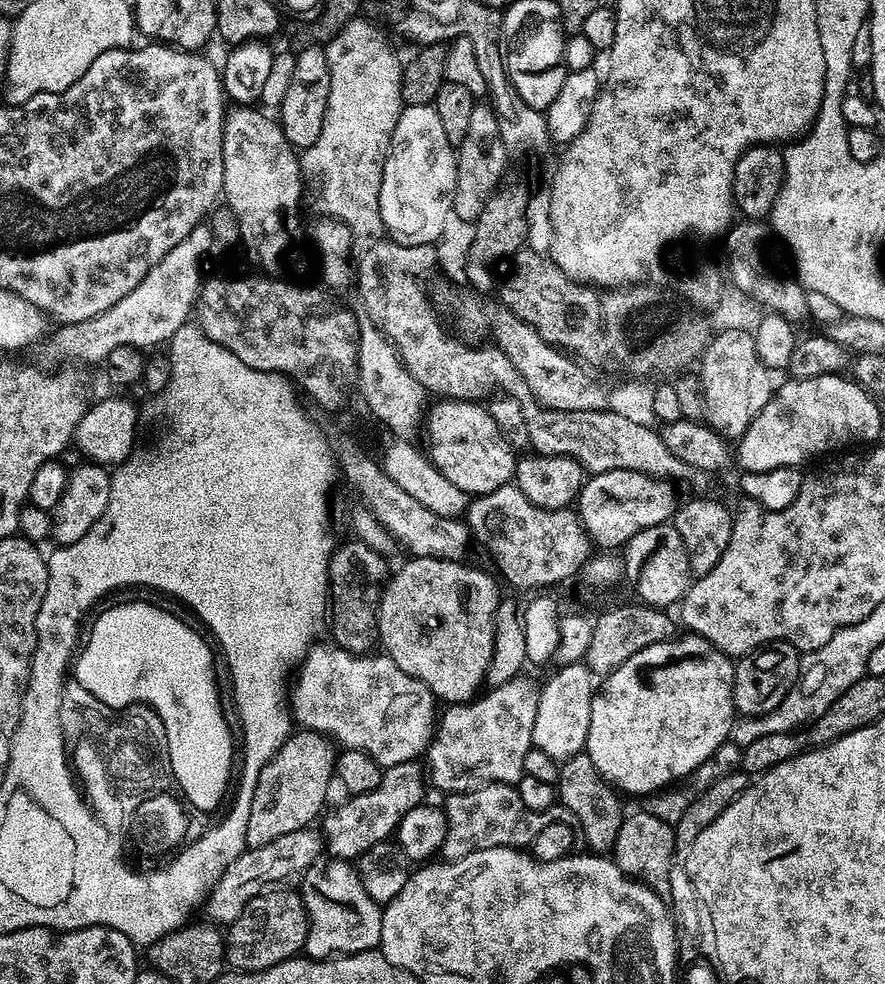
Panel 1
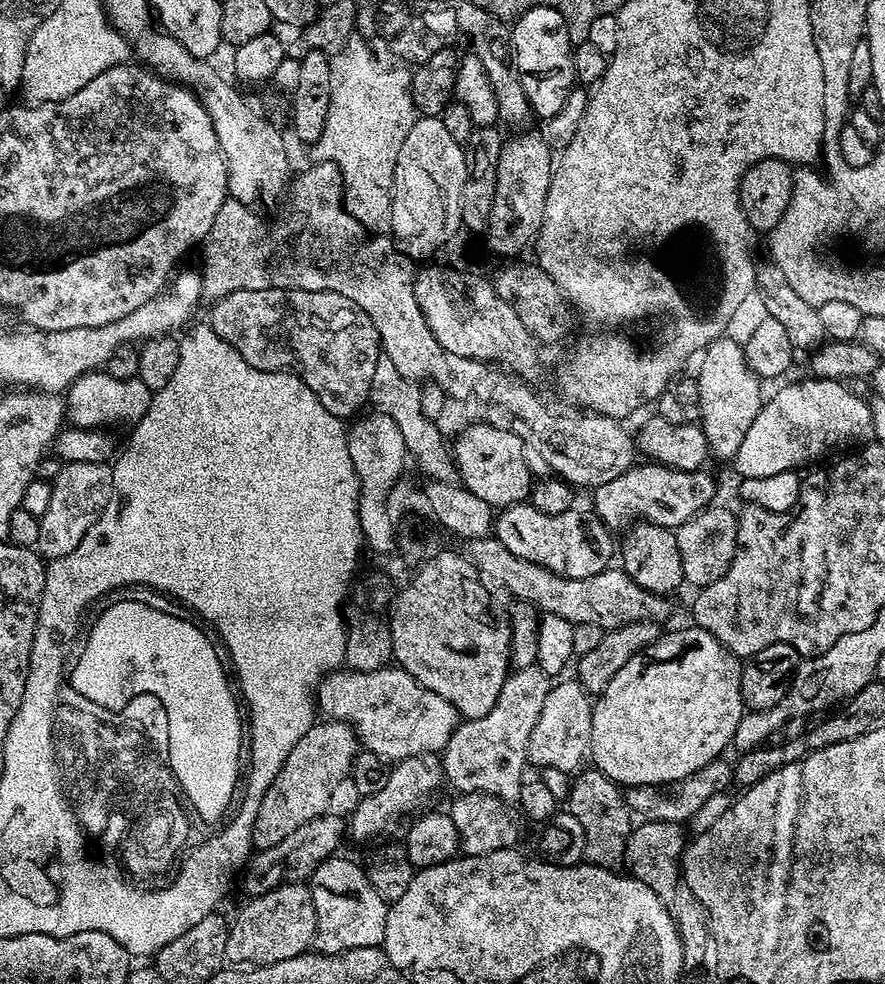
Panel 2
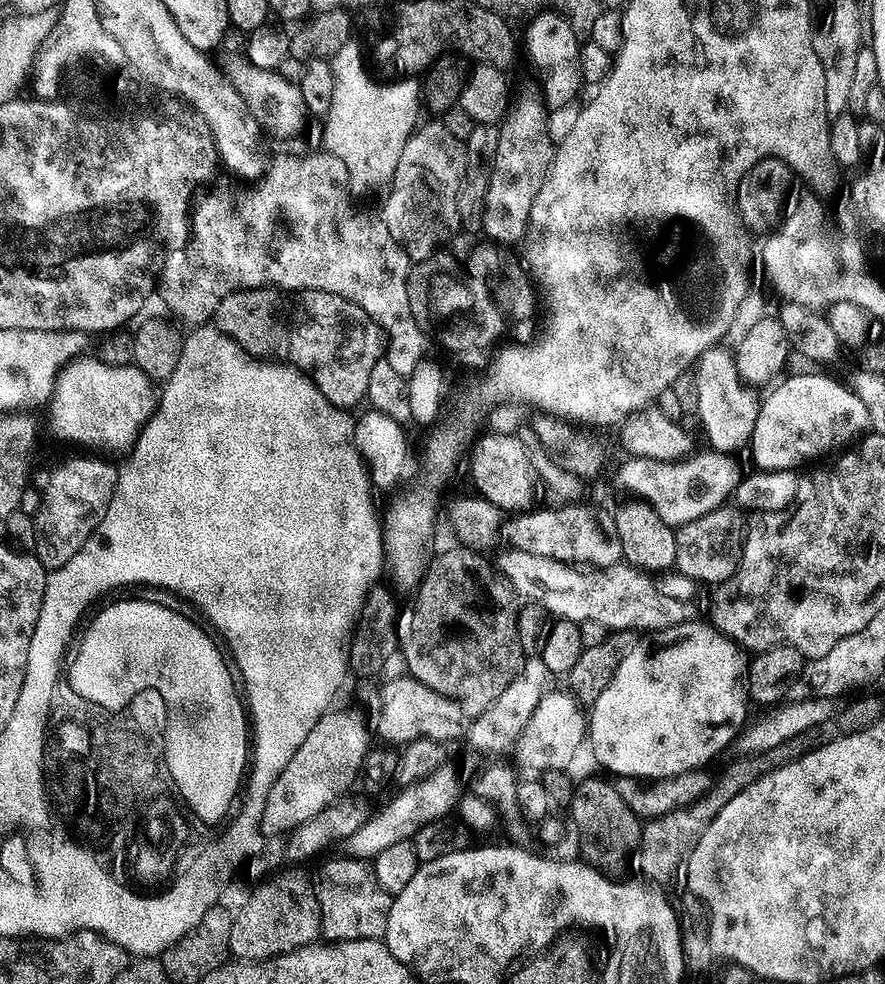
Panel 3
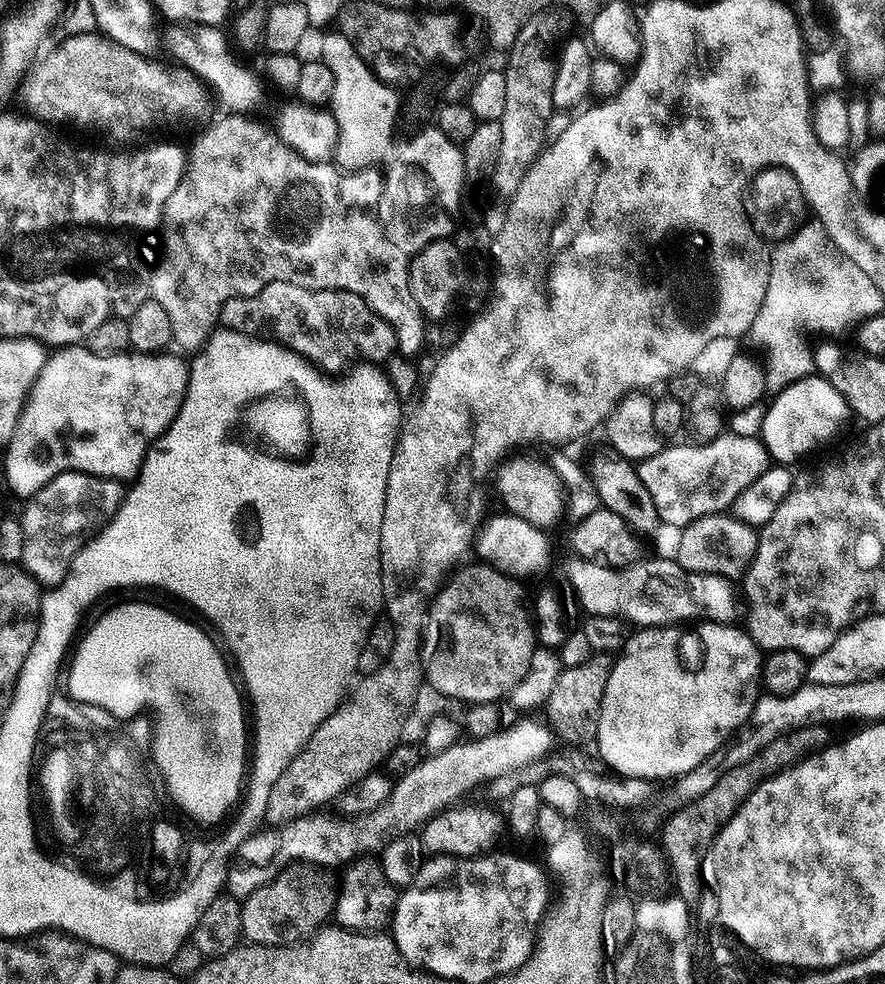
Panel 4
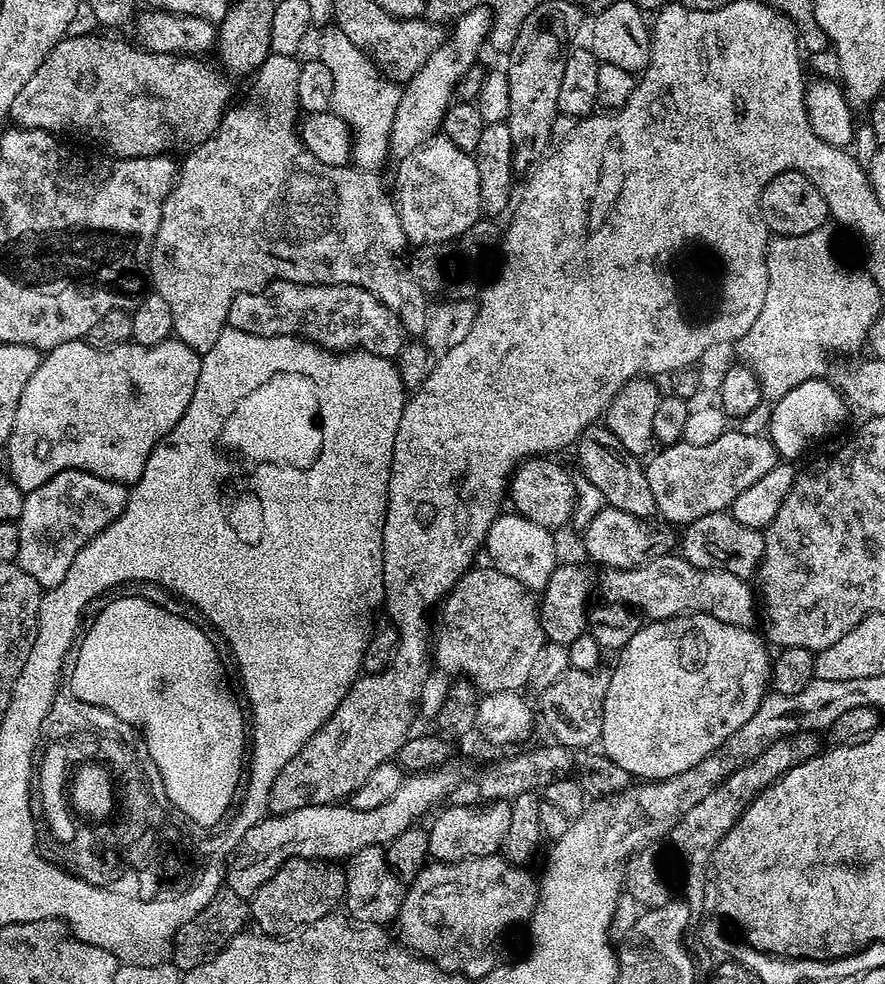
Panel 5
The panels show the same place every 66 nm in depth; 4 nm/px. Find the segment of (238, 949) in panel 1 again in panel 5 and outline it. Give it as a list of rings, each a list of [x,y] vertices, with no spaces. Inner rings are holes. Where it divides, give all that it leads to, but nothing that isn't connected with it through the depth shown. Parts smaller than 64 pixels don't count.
[[[295,856],[280,869],[253,896],[250,897],[250,920],[257,933],[287,938],[314,922],[333,915],[345,903],[347,878],[339,863],[326,860],[307,860]]]

